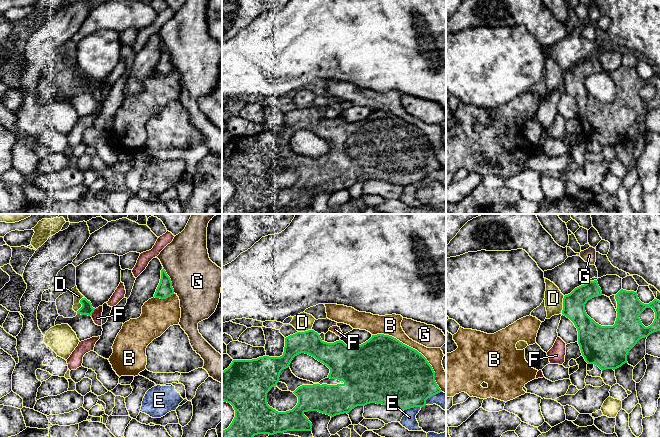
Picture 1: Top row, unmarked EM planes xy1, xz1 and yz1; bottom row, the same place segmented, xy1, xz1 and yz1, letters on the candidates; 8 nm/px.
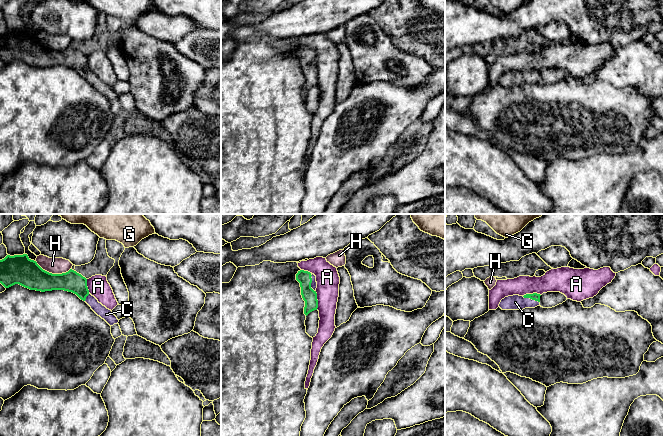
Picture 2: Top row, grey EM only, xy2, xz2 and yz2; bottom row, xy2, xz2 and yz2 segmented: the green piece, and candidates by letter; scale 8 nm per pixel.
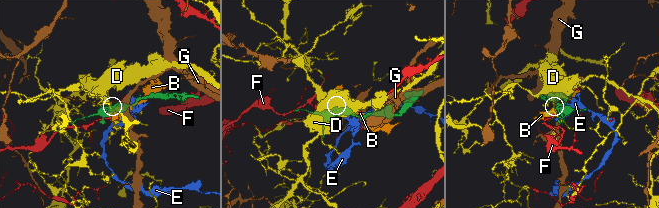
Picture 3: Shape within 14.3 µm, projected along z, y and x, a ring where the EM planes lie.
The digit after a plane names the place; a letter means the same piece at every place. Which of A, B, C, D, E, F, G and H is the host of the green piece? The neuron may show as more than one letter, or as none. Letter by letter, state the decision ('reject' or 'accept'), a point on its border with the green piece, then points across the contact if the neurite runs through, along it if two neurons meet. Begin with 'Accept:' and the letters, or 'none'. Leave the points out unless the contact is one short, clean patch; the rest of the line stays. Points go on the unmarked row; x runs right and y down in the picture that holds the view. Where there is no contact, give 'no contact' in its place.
Accept: C
A: reject; meets green in xz2 at (317, 76)
B: reject; meets green in xz1 at (414, 125)
C: accept; meets green in xz2 at (311, 58); runs through xz2 (303, 53), (311, 58), (314, 60)
D: reject; meets green in yz1 at (563, 81); border along yz1 (564, 72), (561, 89)
E: reject; meets green in xz1 at (412, 183)
F: reject; meets green in xy1 at (92, 88)
G: reject; meets green in xy1 at (170, 56)
H: reject; meets green in xy2 at (53, 50)

